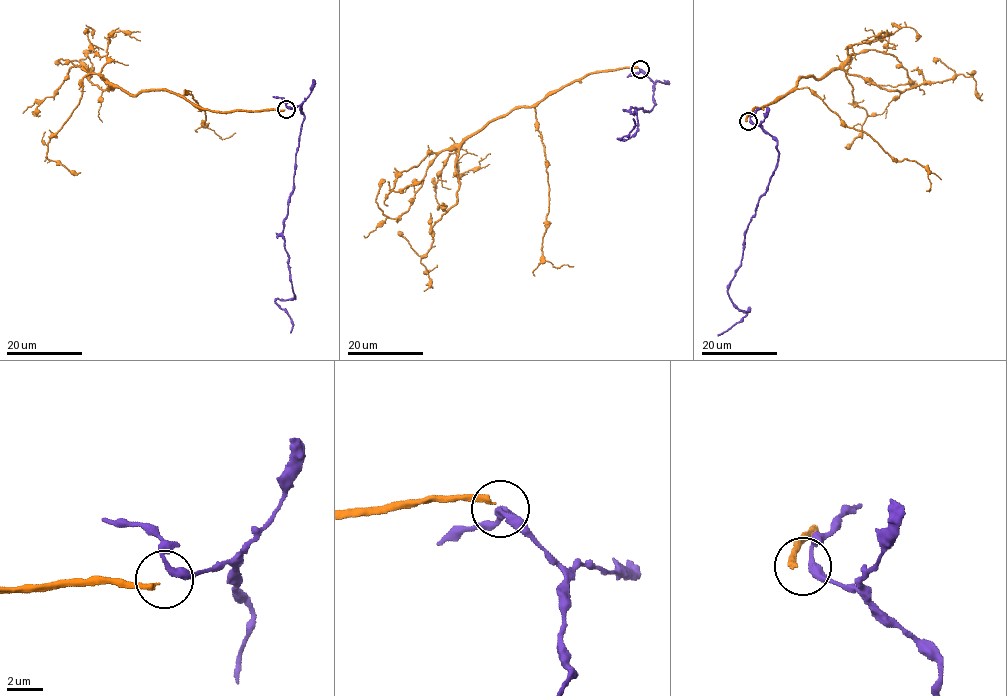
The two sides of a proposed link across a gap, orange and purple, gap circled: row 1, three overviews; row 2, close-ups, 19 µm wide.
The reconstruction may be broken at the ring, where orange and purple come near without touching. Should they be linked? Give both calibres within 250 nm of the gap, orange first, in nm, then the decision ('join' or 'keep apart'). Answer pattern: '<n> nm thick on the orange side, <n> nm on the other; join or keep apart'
280 nm thick on the orange side, 360 nm on the other; keep apart

